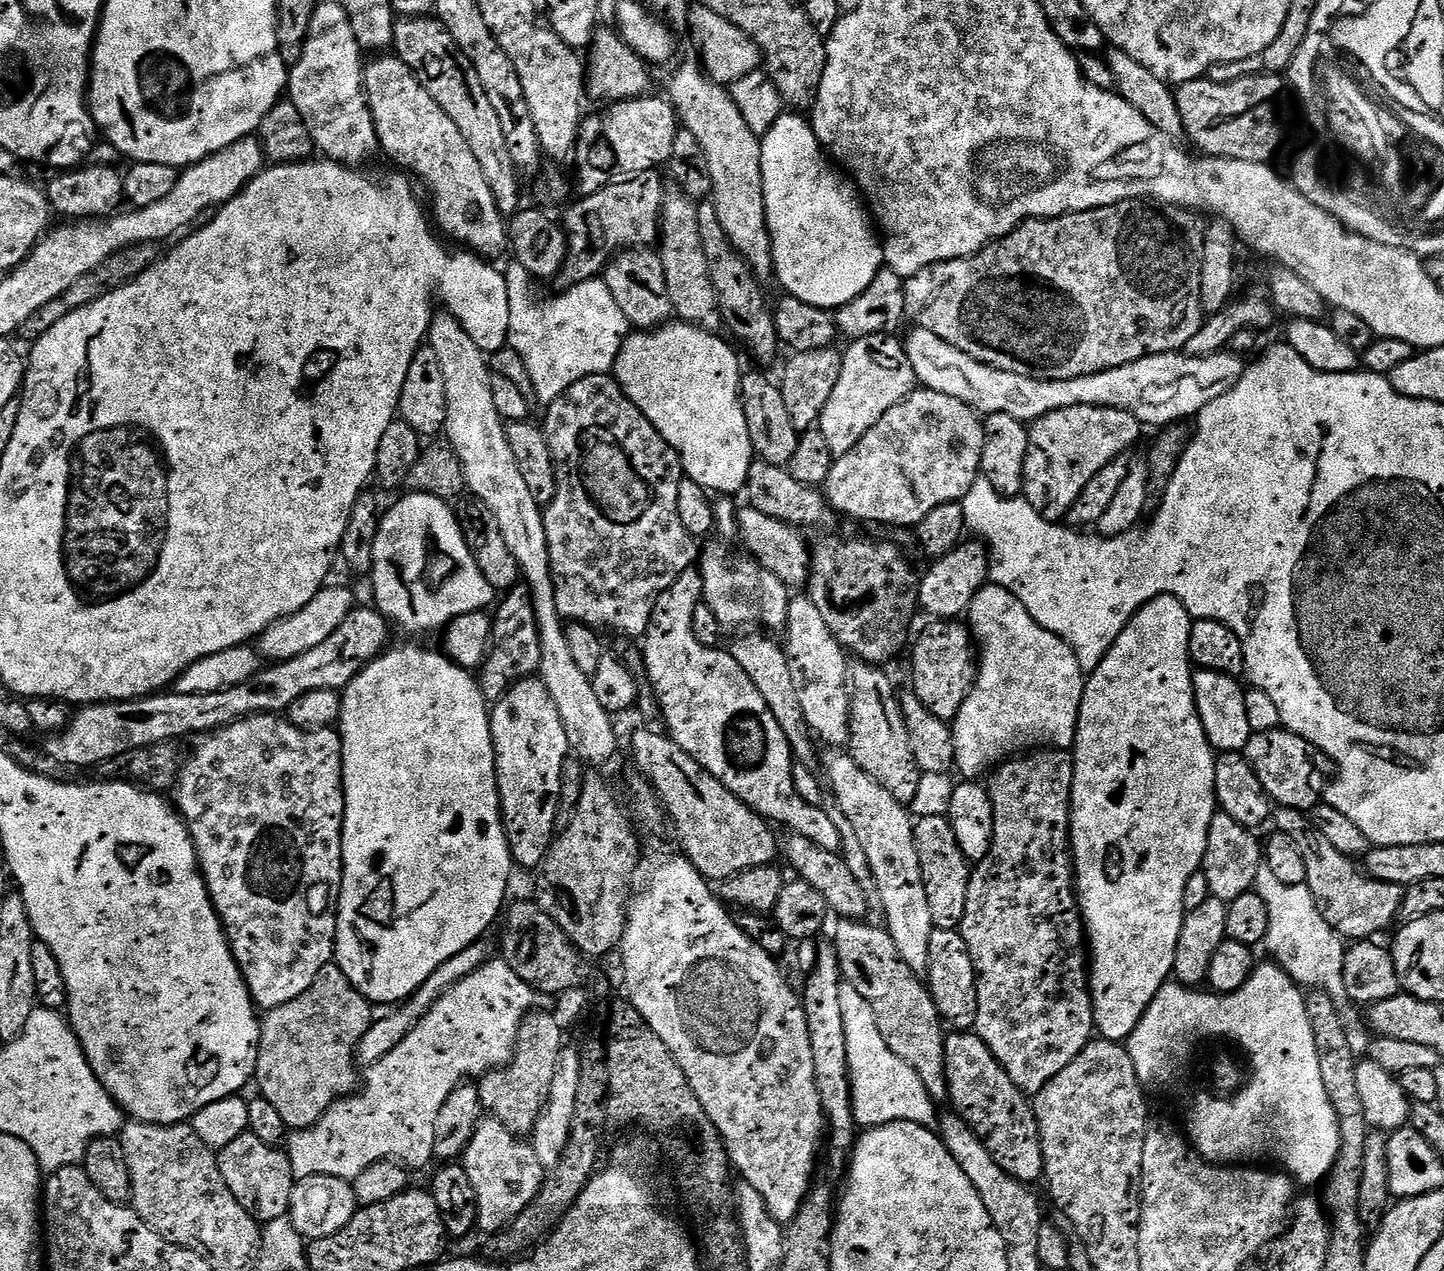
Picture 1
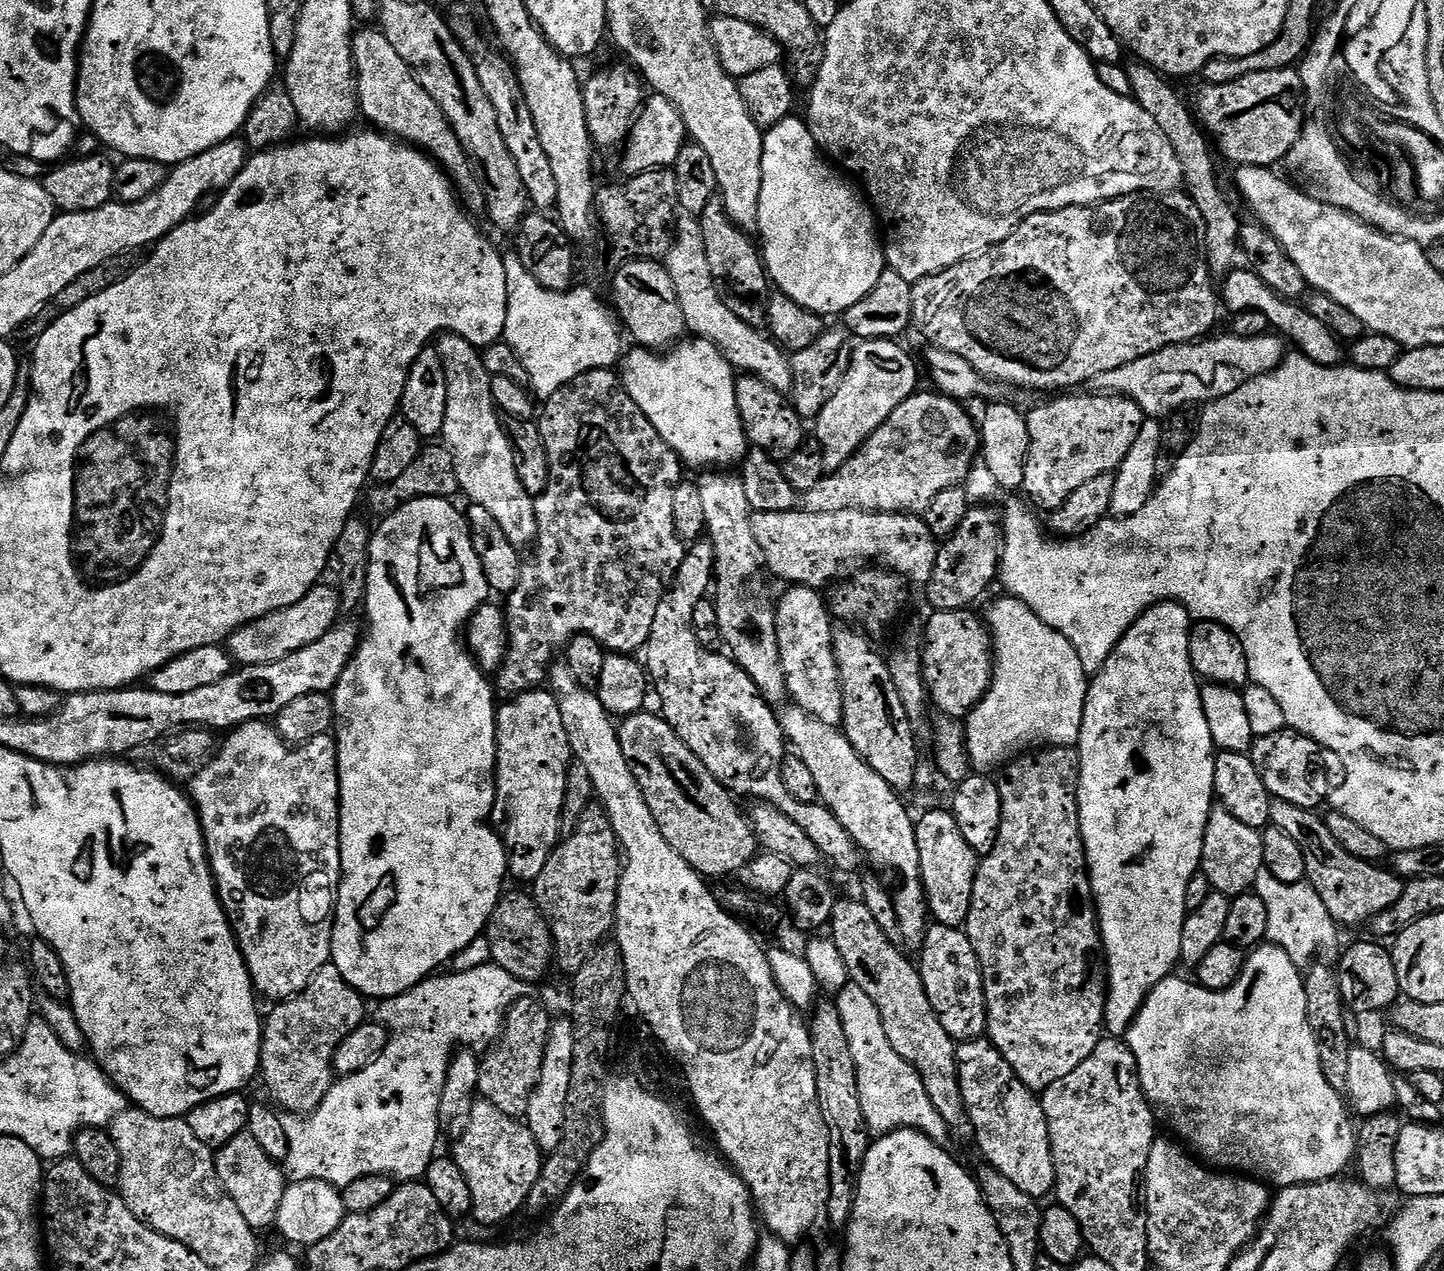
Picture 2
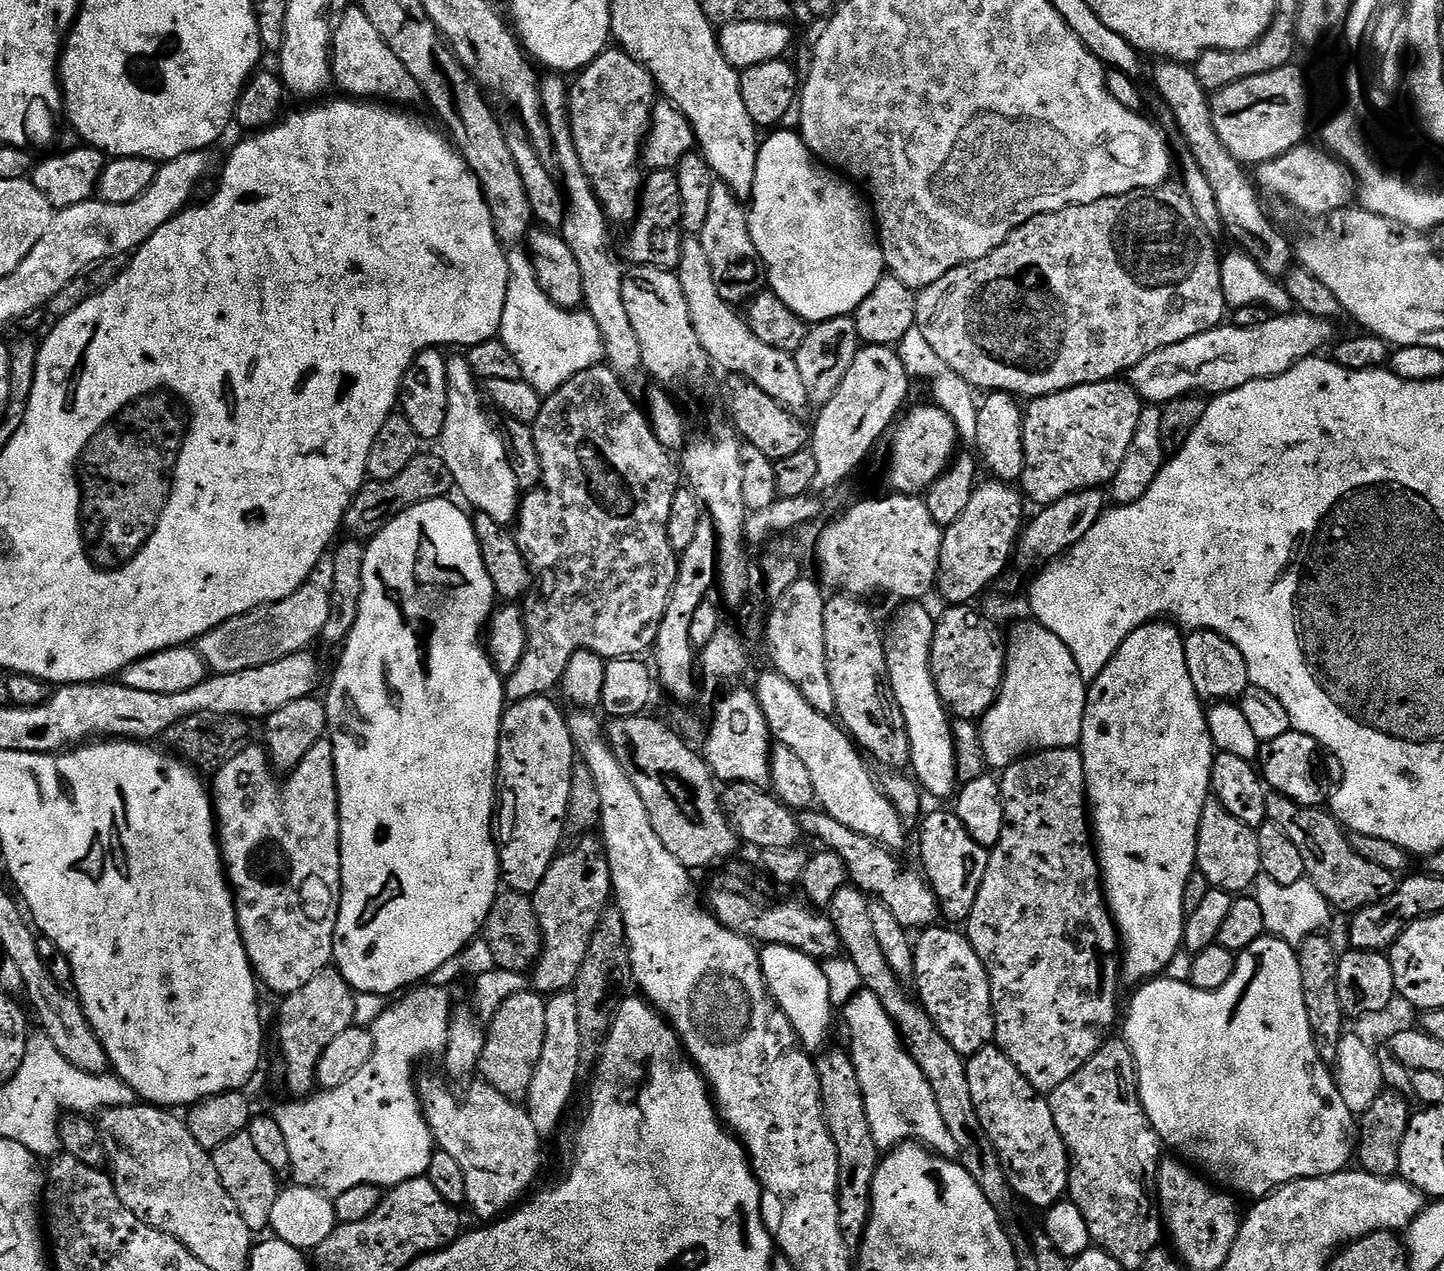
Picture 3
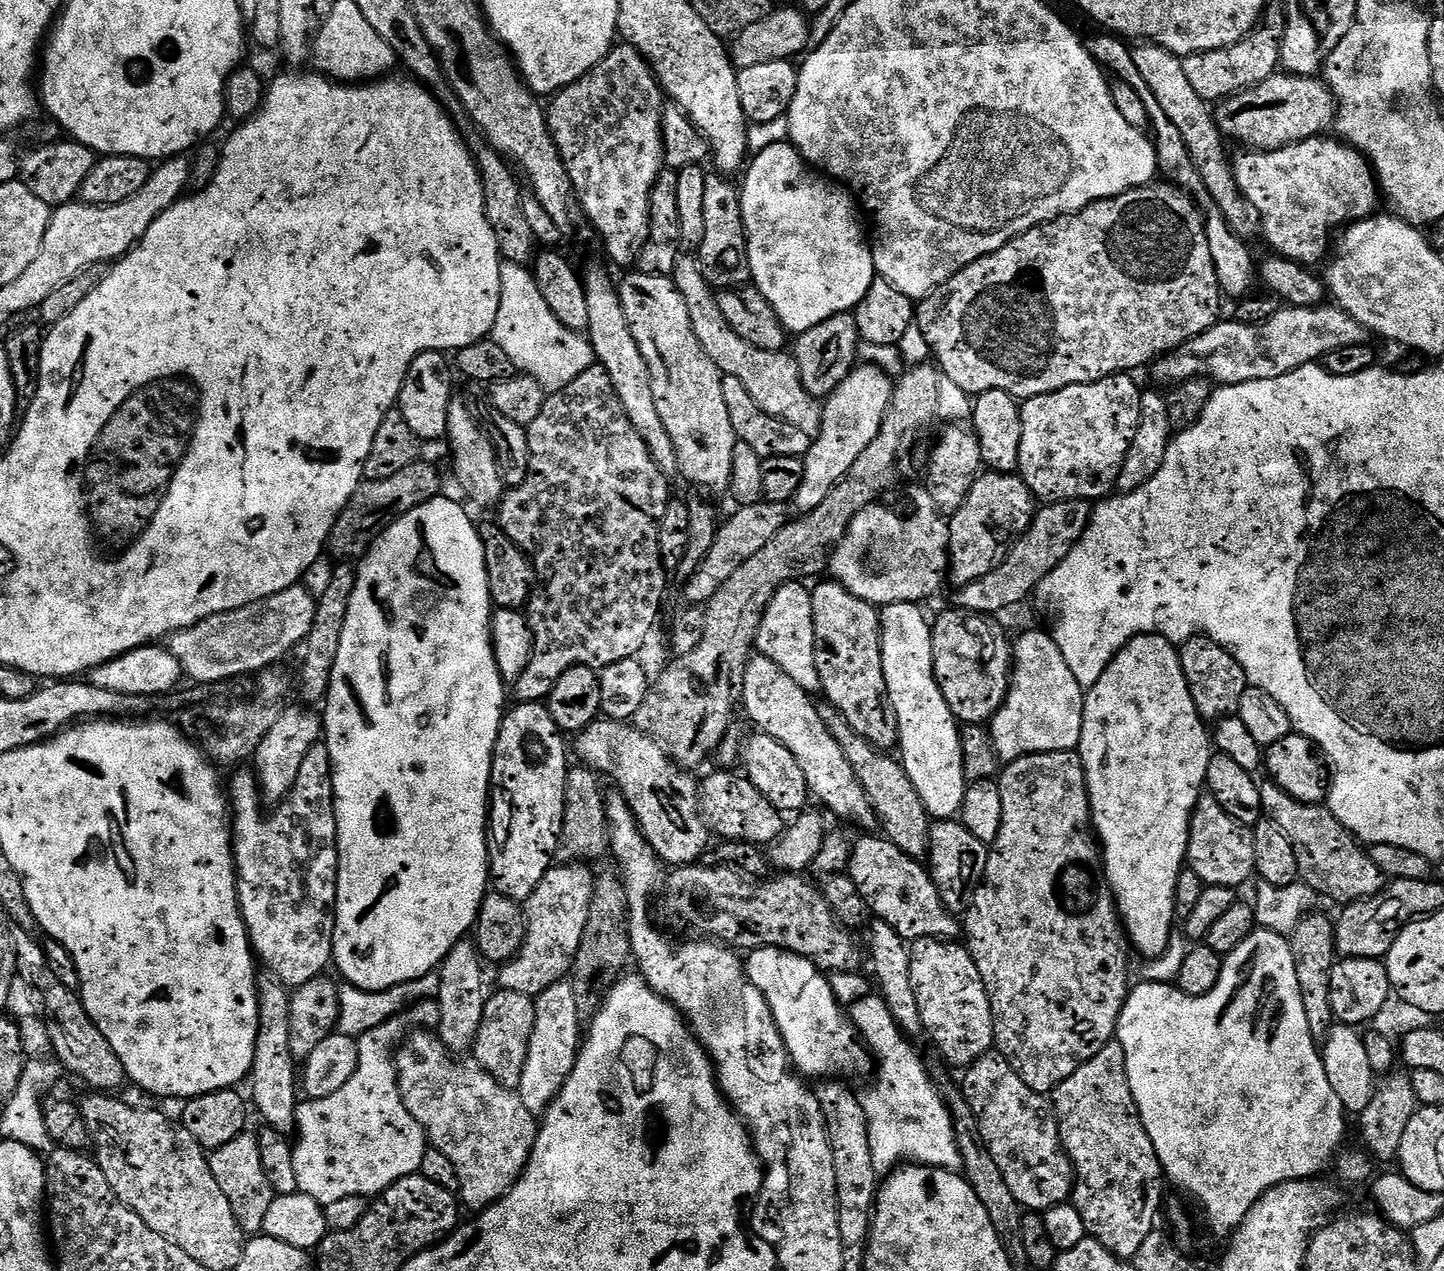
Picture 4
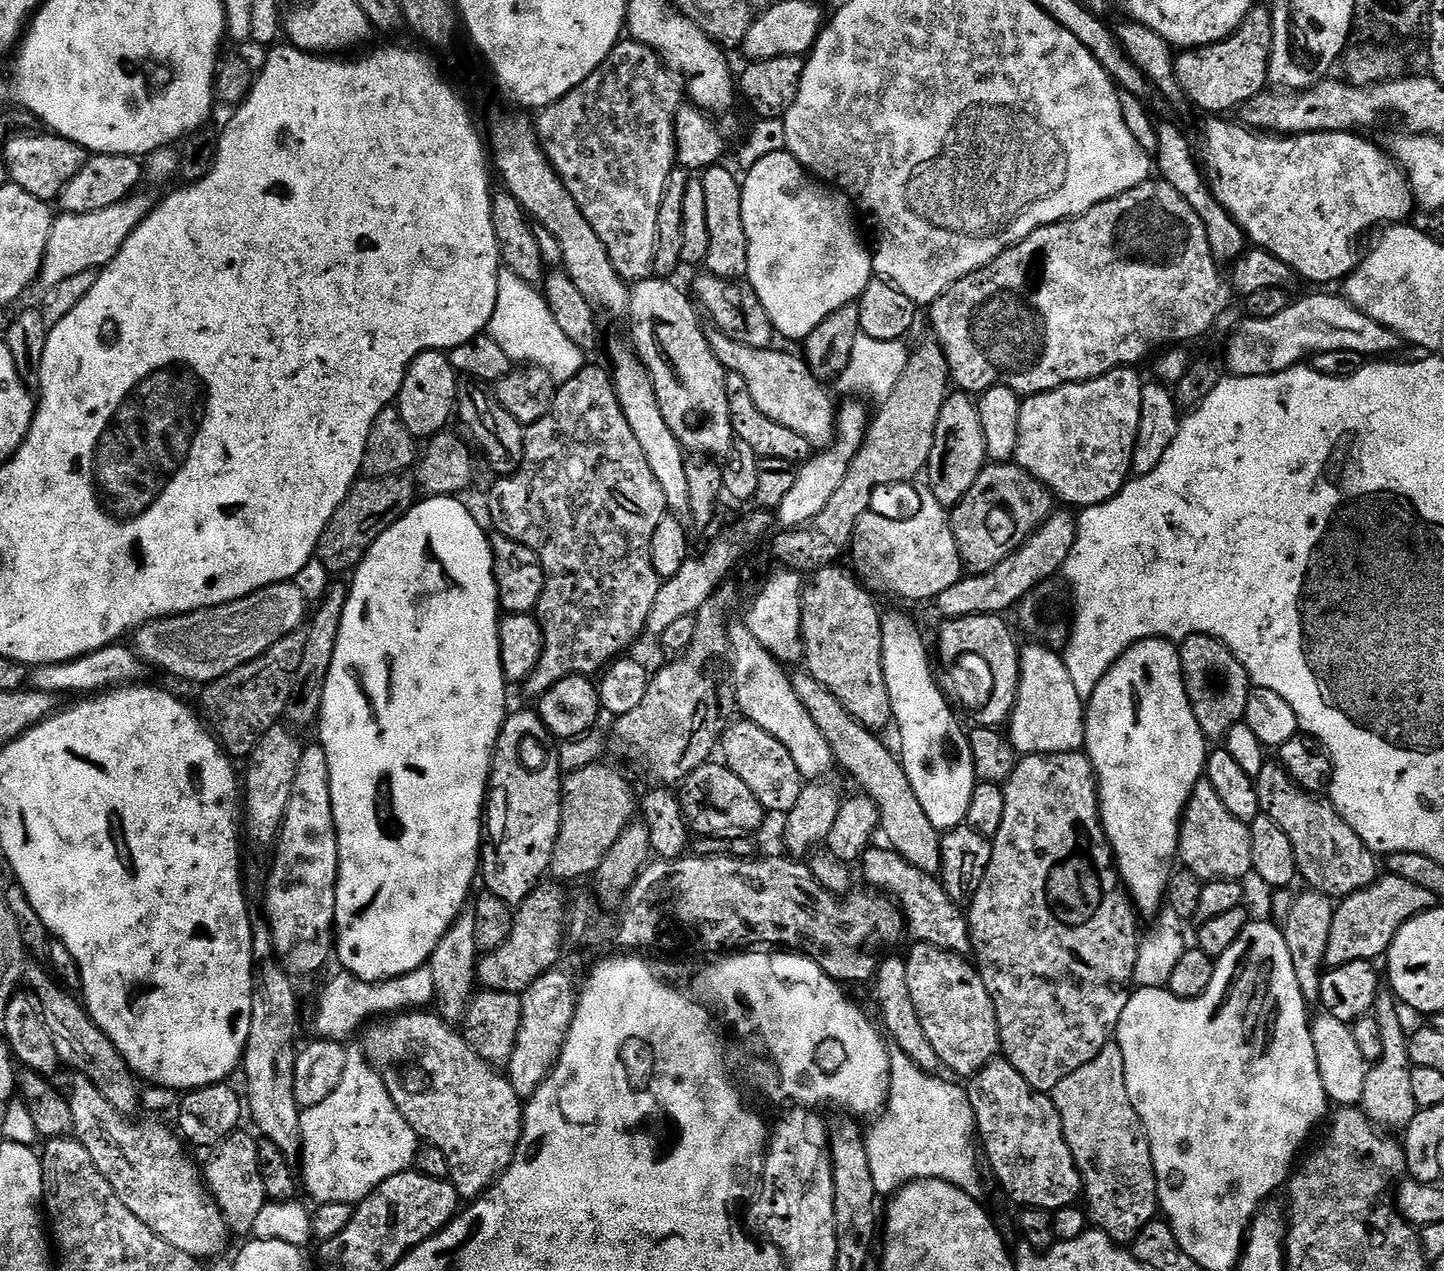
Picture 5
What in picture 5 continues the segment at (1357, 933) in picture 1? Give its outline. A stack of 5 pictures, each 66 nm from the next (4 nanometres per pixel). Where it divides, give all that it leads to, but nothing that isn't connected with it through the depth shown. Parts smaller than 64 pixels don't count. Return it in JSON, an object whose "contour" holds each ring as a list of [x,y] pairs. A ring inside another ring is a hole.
{"contour":[[[1265,762],[1262,774],[1254,779],[1263,815],[1274,818],[1274,822],[1282,826],[1286,838],[1290,838],[1299,875],[1308,883],[1305,885],[1309,889],[1333,898],[1343,898],[1378,879],[1377,853],[1369,850],[1362,838],[1350,830],[1327,799],[1305,792],[1288,777],[1288,772],[1278,762]]]}

